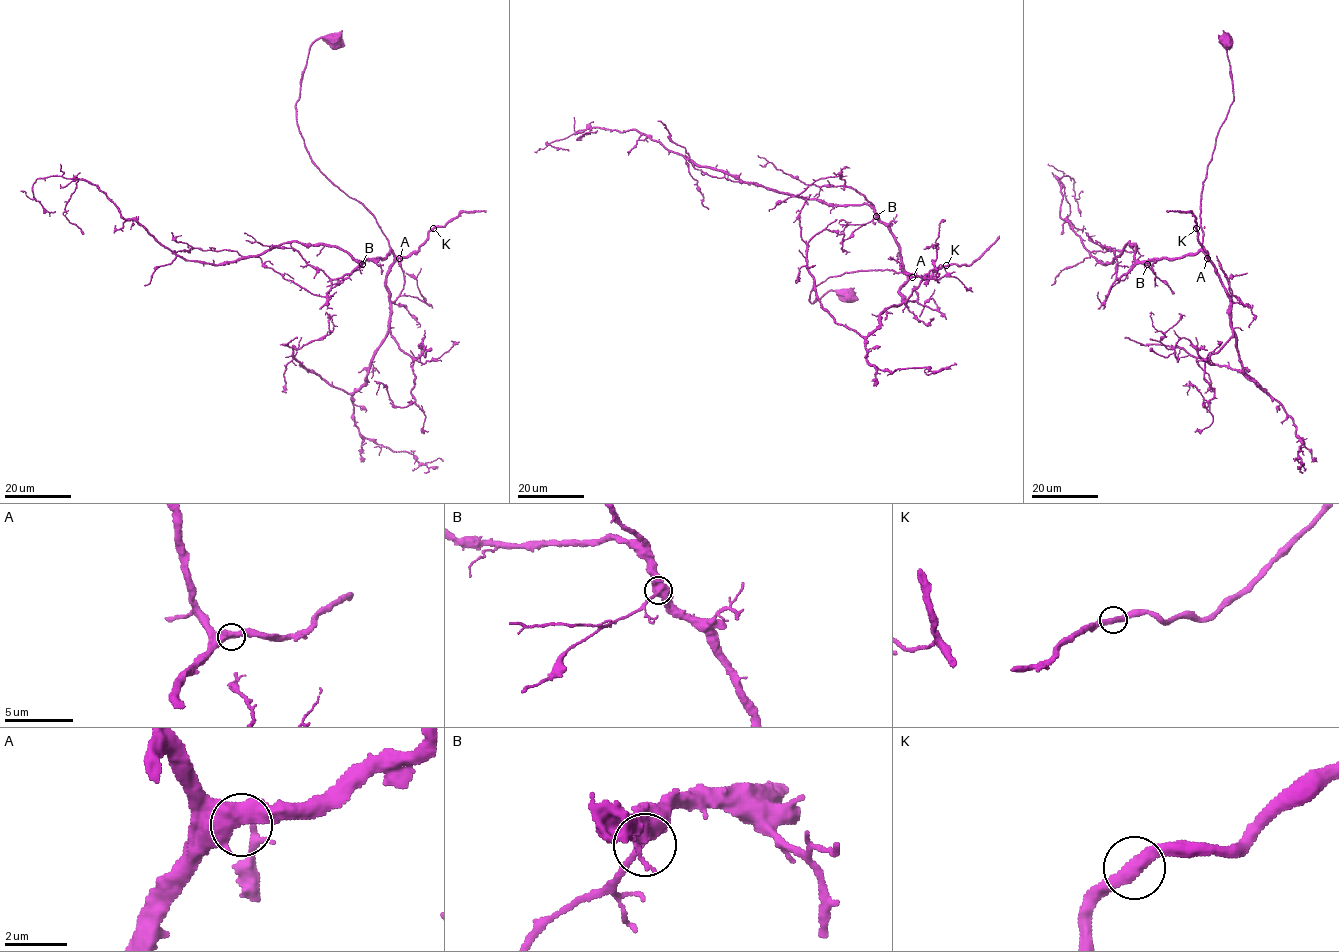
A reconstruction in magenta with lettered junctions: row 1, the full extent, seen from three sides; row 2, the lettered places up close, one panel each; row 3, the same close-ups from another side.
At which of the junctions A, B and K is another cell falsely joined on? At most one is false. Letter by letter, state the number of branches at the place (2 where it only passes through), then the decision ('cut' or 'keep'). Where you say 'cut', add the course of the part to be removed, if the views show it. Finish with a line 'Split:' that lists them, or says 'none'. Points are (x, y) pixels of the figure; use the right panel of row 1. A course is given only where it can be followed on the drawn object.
A: 2 | keep
B: 2 | keep
K: 2 | keep
Split: none

